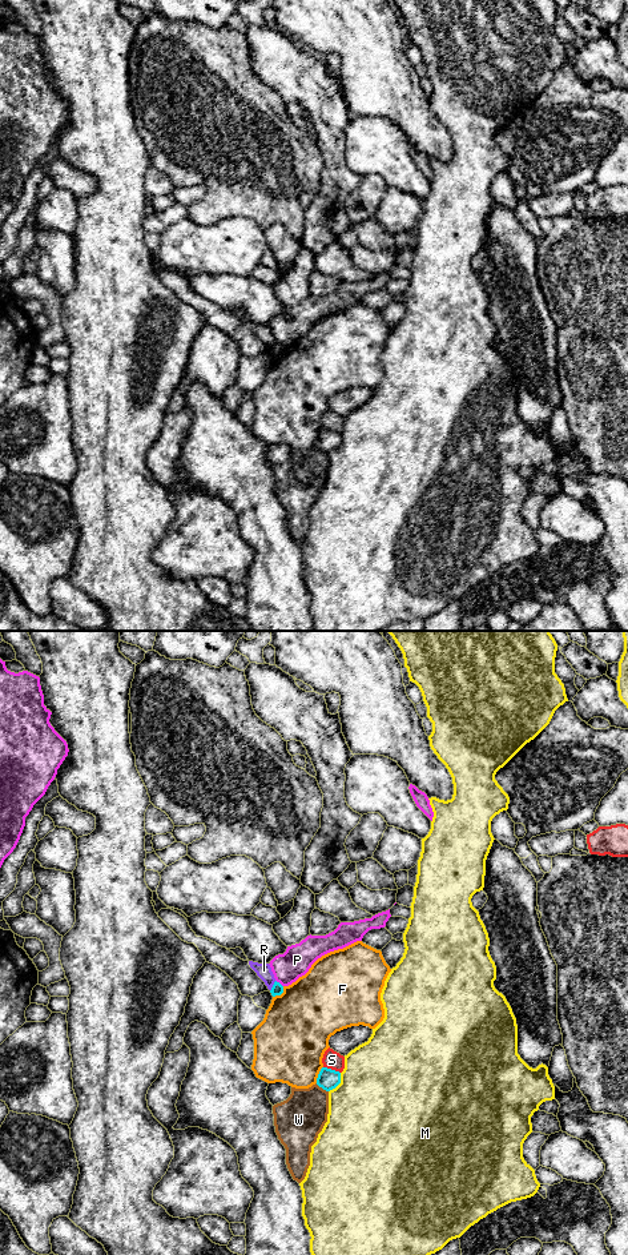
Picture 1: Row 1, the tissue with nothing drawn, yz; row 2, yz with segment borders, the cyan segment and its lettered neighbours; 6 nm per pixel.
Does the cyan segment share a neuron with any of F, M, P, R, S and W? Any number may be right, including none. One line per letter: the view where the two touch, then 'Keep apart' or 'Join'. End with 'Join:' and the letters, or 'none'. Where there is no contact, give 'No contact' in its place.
F: Touches cyan in yz. Keep apart
M: Touches cyan in yz. Keep apart
P: Touches cyan in yz. Keep apart
R: Touches cyan in yz. Keep apart
S: Touches cyan in yz. Keep apart
W: Touches cyan in yz. Keep apart
Join: none

